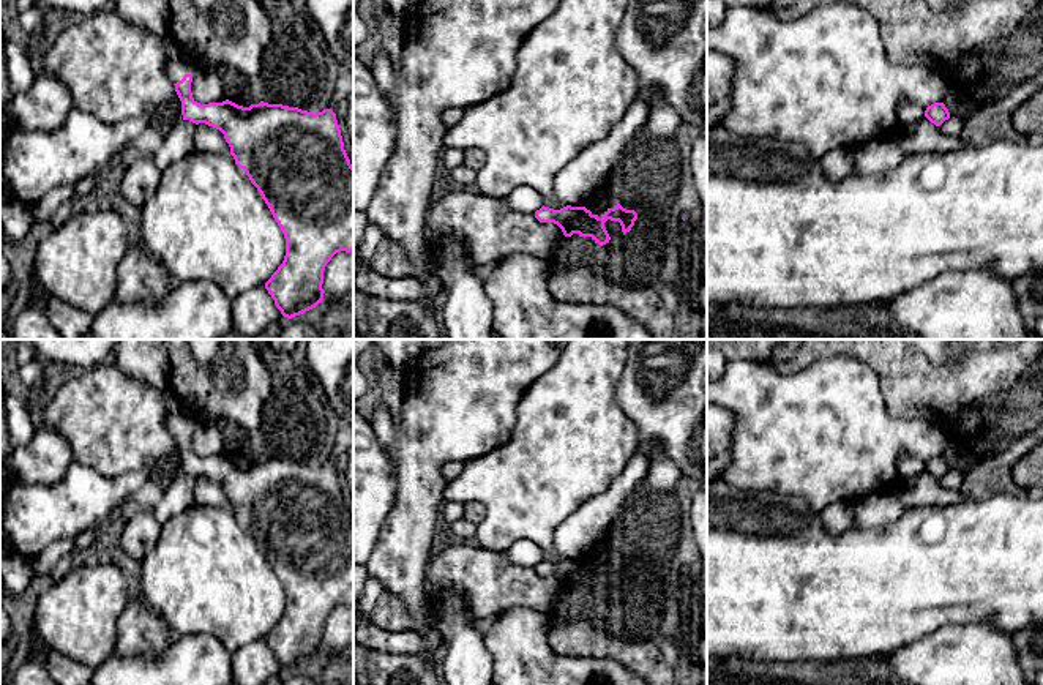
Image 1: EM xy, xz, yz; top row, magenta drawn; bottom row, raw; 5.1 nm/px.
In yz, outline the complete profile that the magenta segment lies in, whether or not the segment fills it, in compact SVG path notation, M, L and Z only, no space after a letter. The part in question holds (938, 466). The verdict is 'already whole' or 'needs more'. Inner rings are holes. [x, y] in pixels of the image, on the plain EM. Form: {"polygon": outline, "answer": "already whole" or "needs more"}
{"polygon": "M934 456L926 461L925 470L936 480L940 480L945 474L950 472L950 466L944 456Z", "answer": "already whole"}

